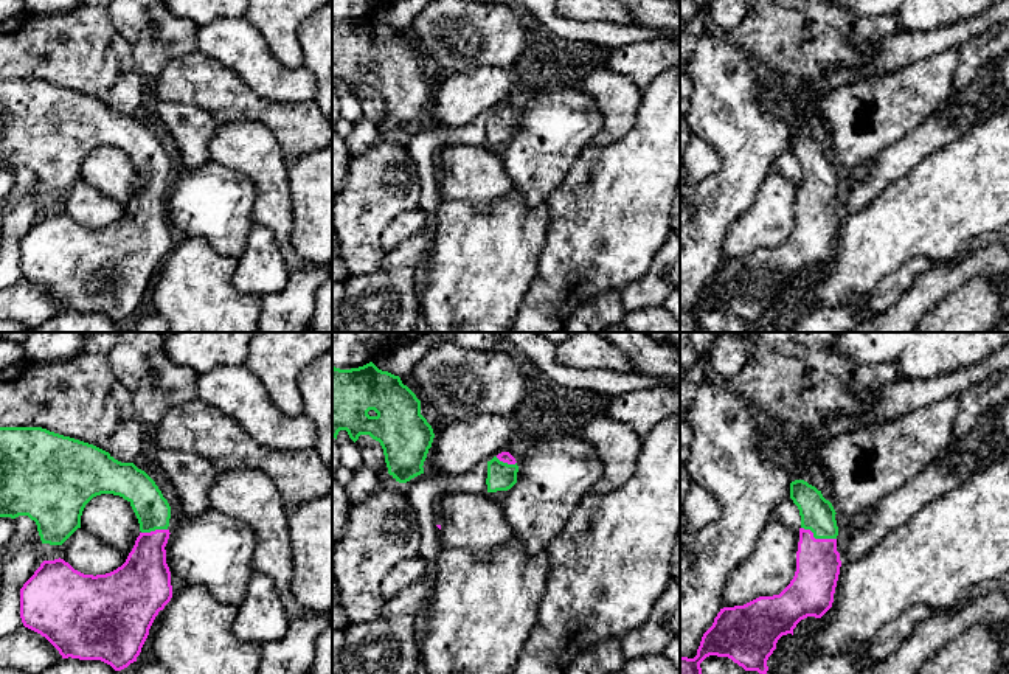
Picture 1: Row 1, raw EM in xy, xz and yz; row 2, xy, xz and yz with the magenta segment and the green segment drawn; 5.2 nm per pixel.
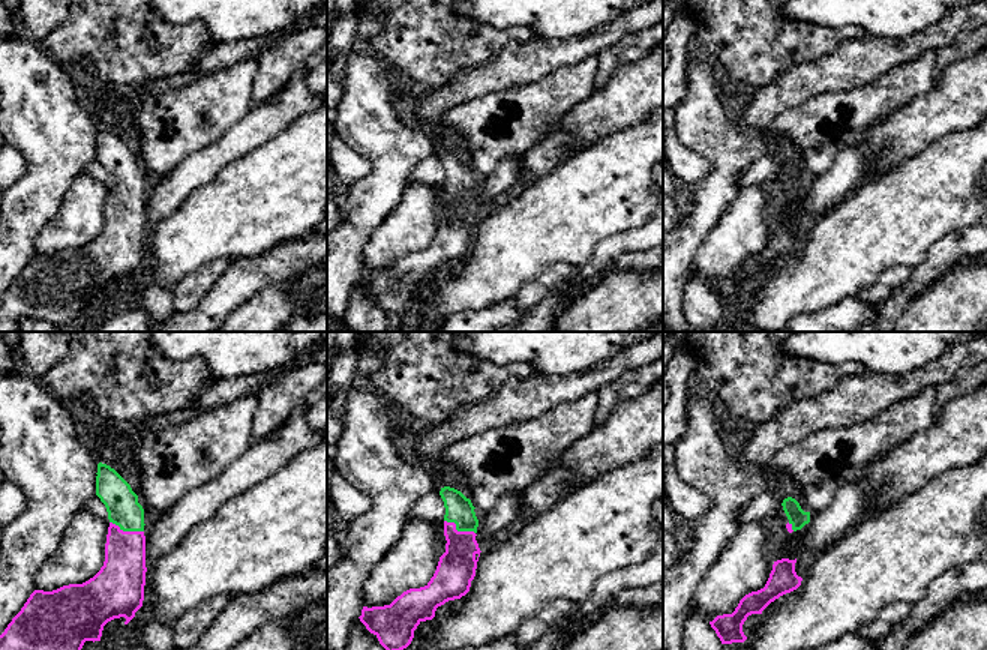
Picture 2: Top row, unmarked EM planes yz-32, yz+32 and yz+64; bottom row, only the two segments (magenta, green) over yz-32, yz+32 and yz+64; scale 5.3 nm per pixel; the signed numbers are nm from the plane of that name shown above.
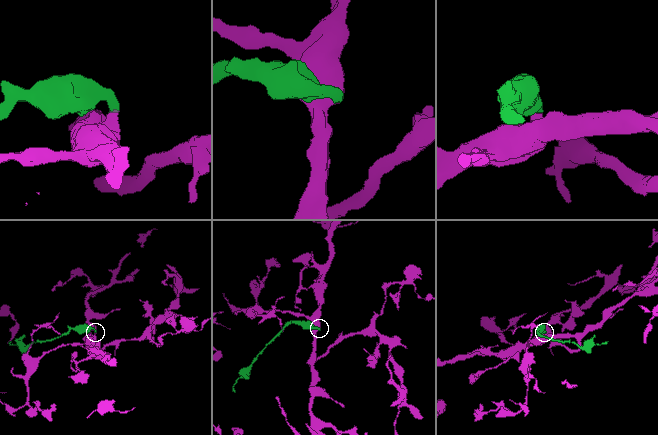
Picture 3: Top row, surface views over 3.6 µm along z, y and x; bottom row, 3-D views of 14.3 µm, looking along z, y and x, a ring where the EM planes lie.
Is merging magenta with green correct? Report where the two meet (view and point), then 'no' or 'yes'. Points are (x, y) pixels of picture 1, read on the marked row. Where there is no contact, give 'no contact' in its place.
meets magenta in yz at (818, 539); yes

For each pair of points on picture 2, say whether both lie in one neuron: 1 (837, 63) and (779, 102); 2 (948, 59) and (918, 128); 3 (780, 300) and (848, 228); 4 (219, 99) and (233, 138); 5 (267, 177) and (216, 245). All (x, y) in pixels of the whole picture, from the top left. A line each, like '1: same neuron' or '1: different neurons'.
1: same neuron
2: different neurons
3: same neuron
4: different neurons
5: same neuron

